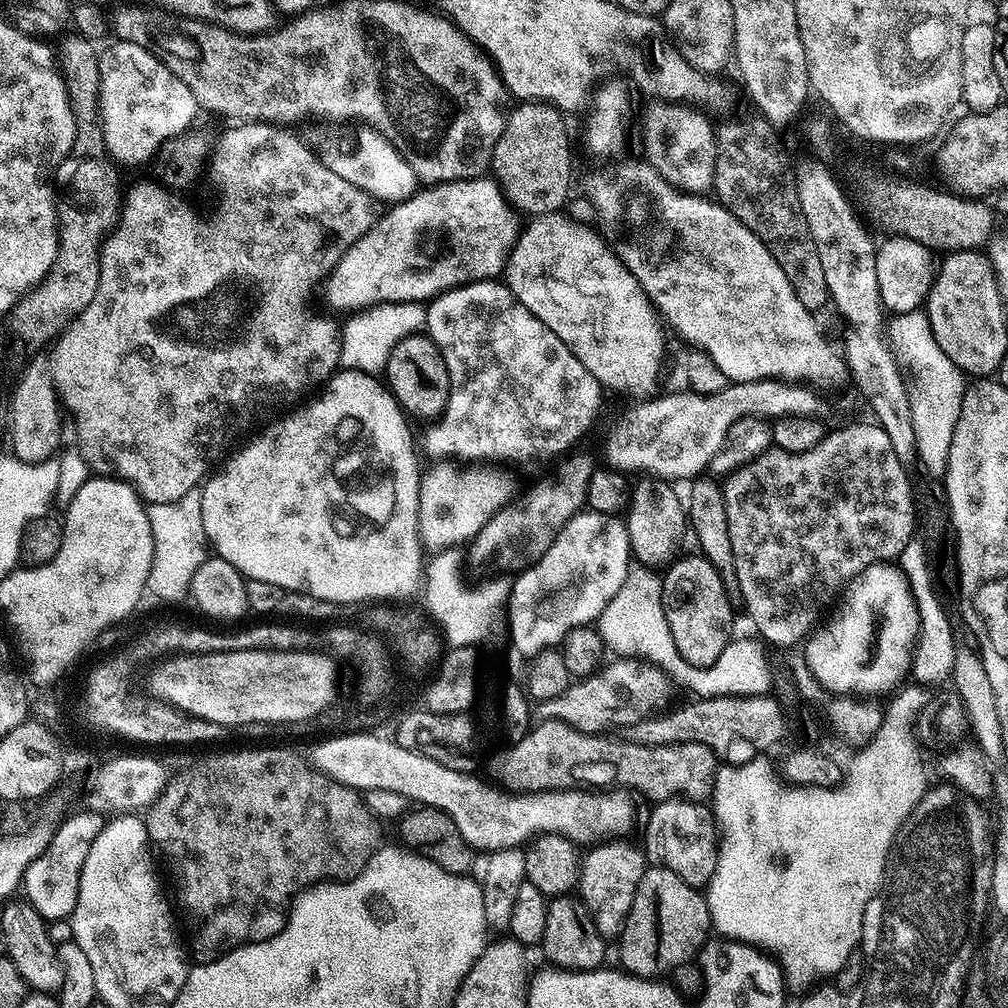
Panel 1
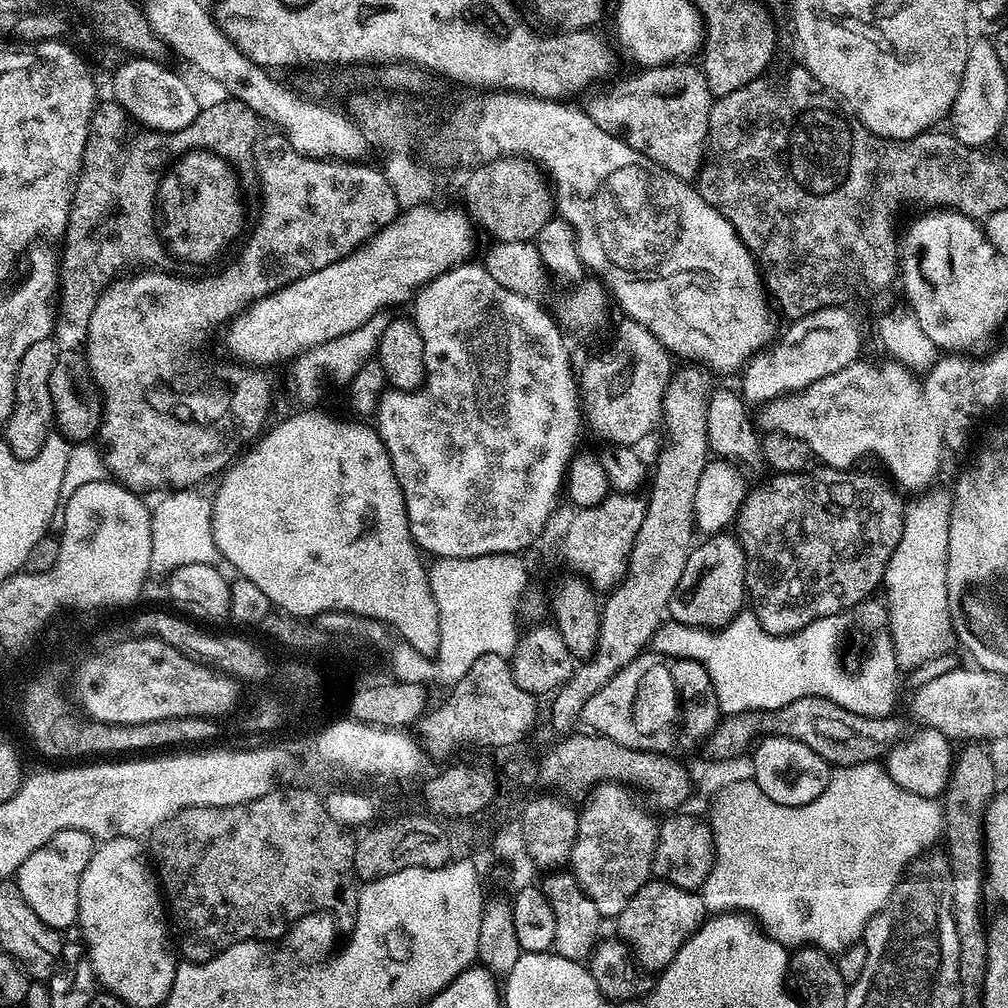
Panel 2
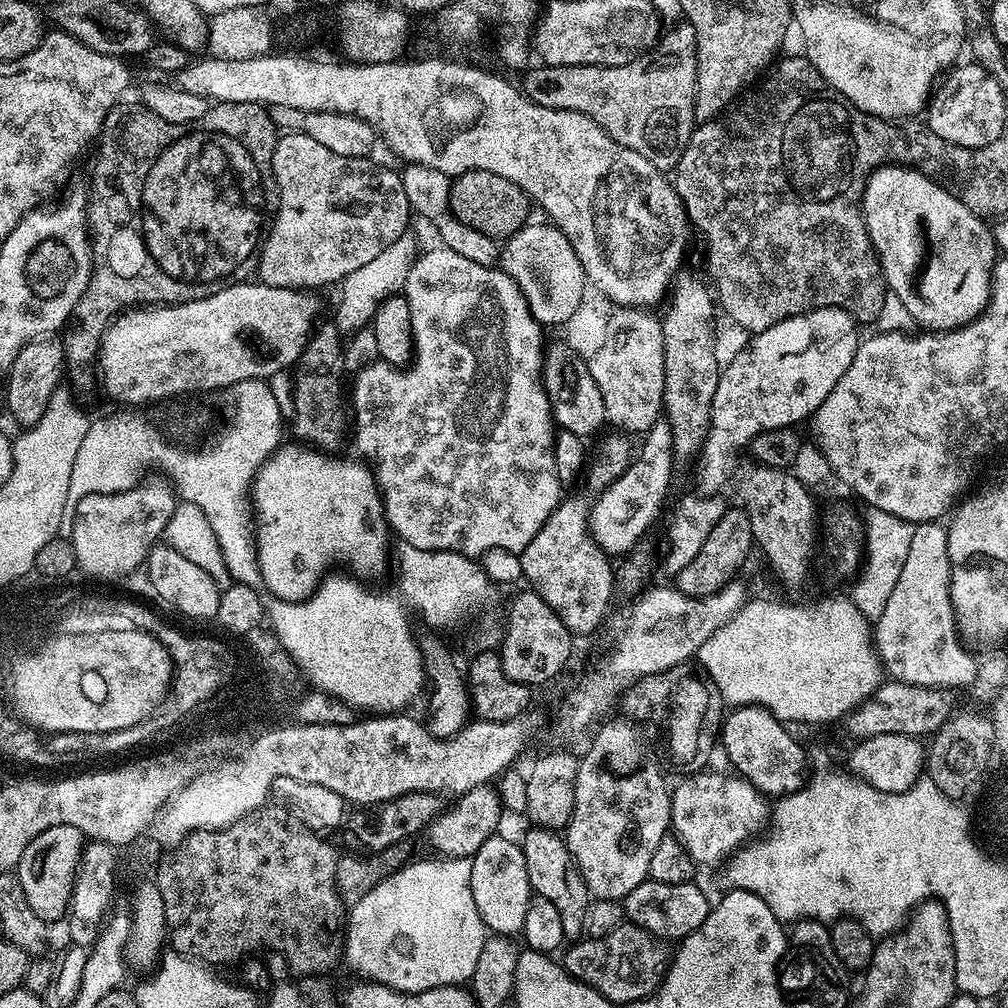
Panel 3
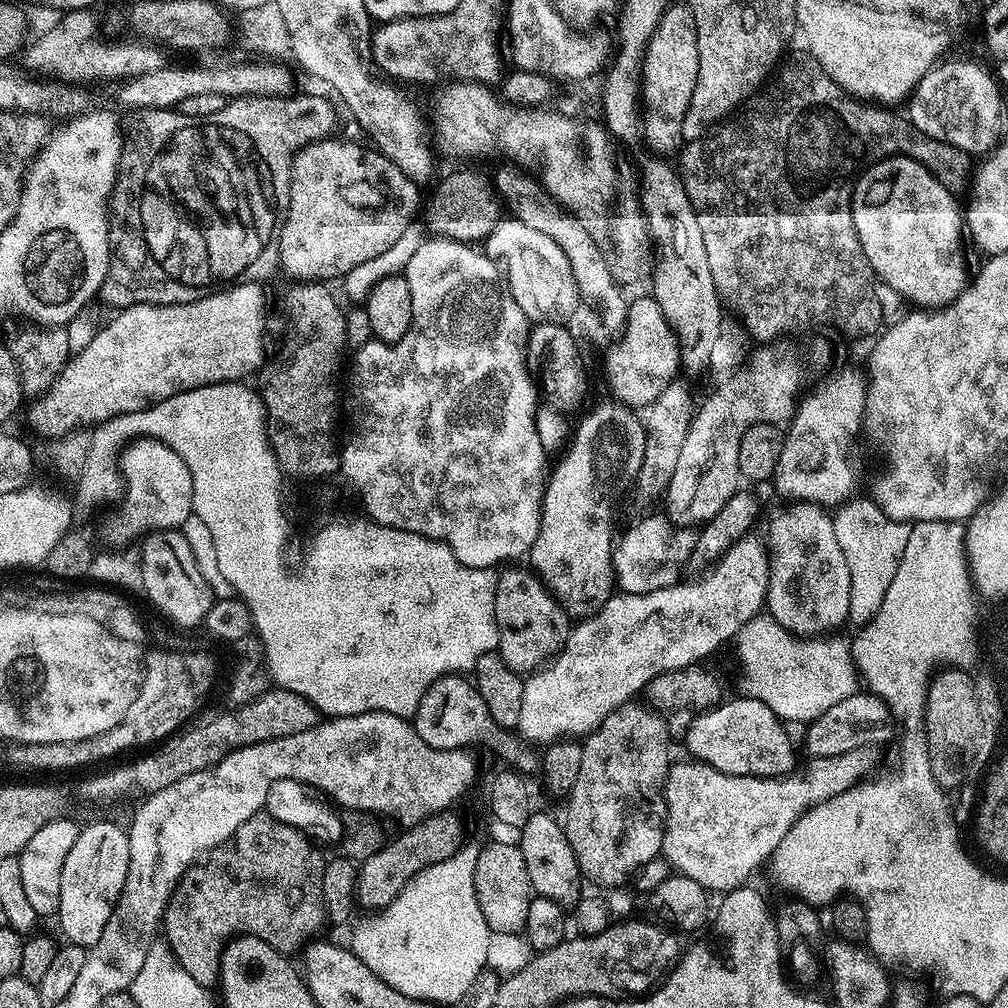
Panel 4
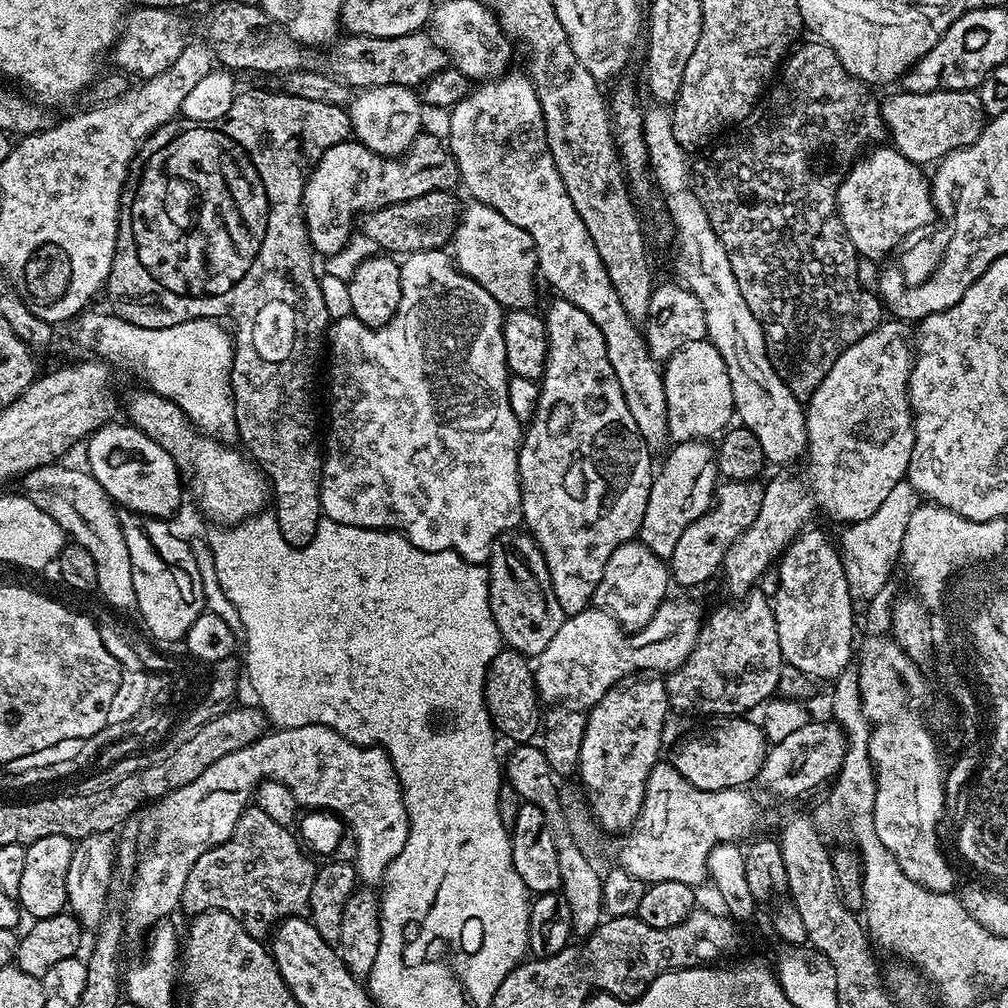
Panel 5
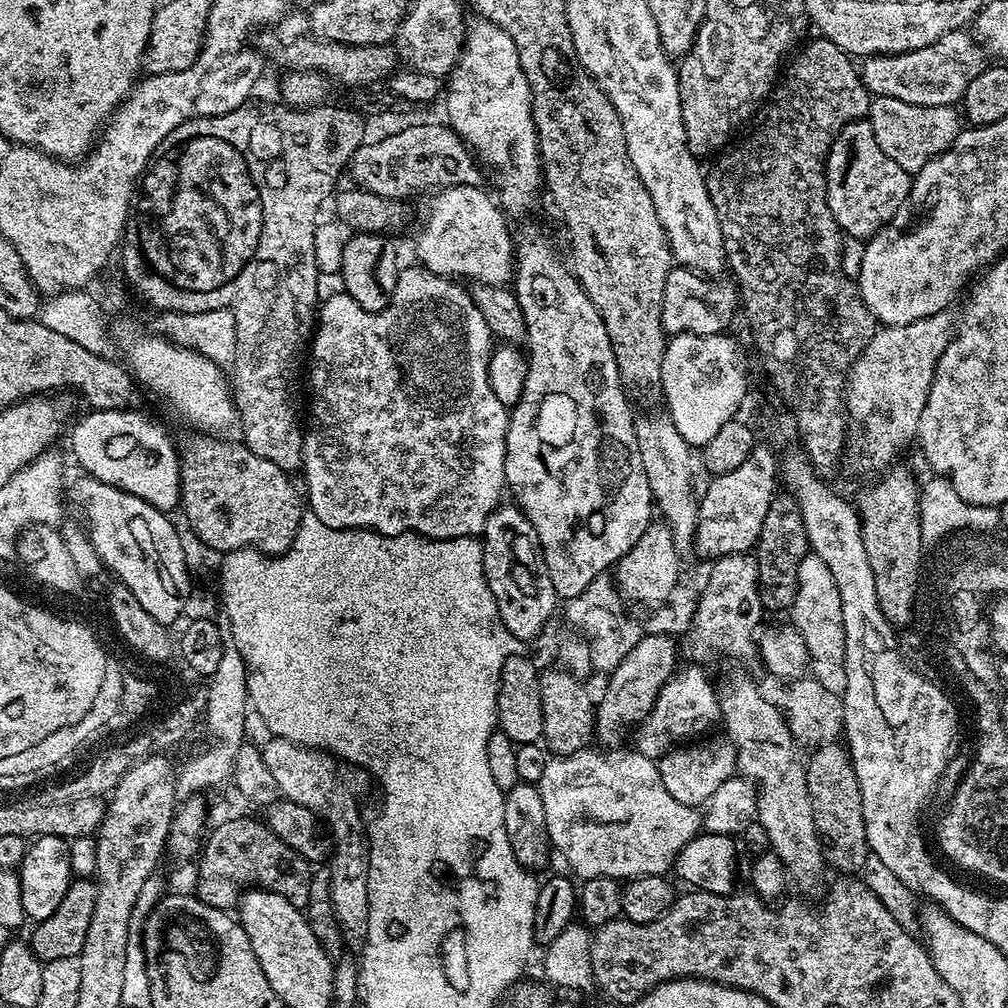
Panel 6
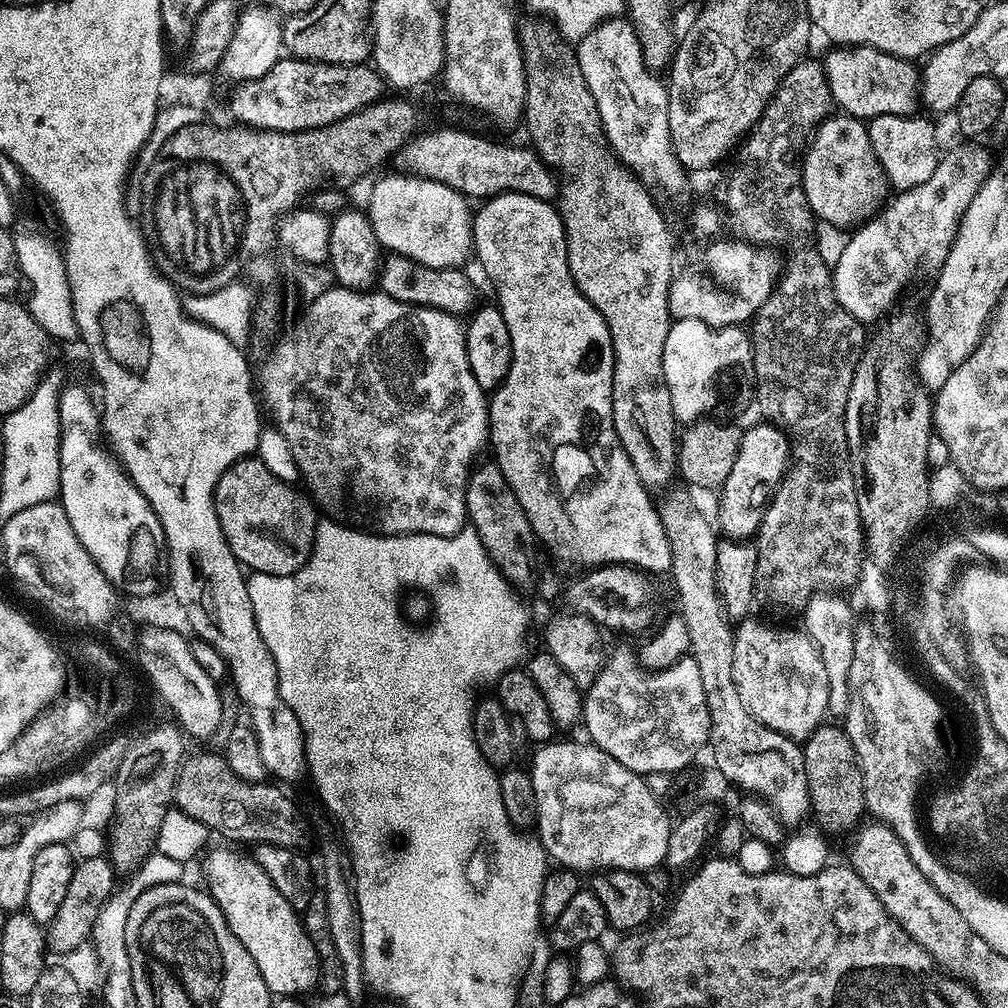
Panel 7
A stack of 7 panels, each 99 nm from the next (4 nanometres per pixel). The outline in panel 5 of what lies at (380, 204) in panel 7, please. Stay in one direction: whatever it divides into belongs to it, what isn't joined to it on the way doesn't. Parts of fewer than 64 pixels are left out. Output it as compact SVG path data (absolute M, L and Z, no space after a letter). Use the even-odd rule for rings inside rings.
M475 202L469 205L461 211L450 241L450 255L456 267L478 282L478 286L505 309L531 309L536 300L538 269L536 247L530 234L514 226L514 222L506 222L506 218L490 206Z

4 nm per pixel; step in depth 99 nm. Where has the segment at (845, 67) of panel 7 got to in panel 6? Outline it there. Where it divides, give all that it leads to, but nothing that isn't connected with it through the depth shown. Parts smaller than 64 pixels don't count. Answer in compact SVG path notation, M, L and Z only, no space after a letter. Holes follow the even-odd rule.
M967 31L944 32L930 46L918 50L897 52L895 56L869 56L859 69L865 88L873 97L898 98L914 106L956 106L961 103L966 88L986 67L986 56Z

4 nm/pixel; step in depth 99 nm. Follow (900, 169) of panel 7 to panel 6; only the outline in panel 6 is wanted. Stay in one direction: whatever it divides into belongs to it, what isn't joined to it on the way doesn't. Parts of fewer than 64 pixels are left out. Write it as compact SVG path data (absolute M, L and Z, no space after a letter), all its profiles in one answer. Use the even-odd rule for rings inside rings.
M877 96L869 103L866 119L874 130L878 146L882 146L882 154L894 158L904 172L915 174L956 140L962 130L962 120L958 112L956 117L956 112L952 106L914 106L910 102L898 102L898 98Z

